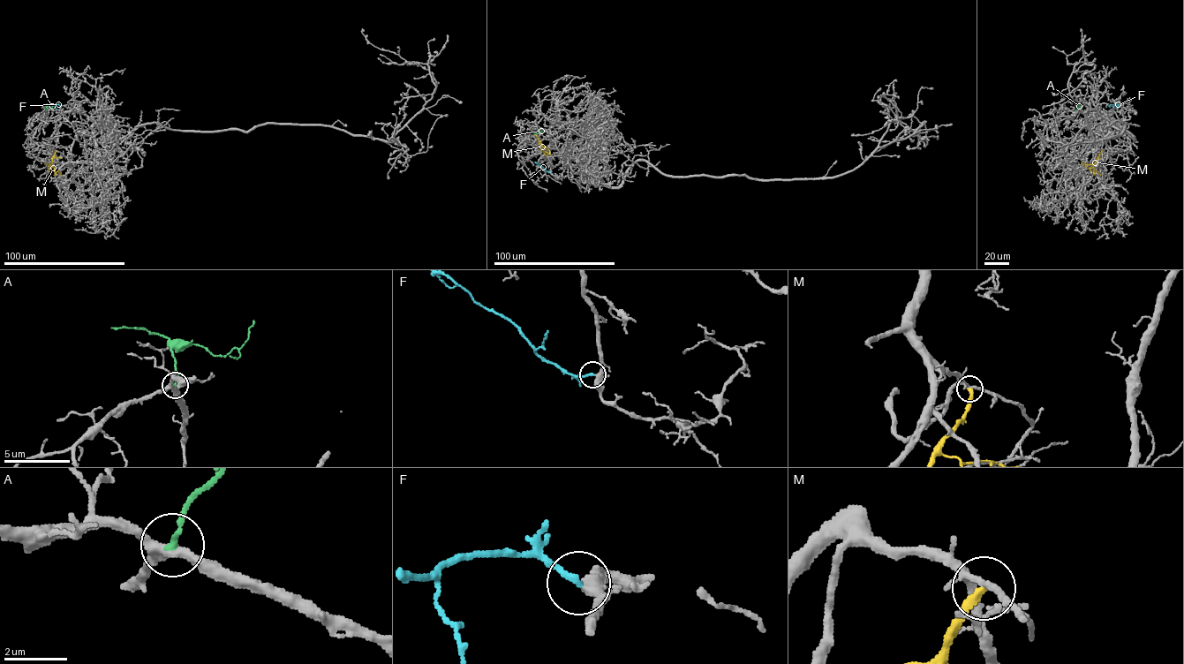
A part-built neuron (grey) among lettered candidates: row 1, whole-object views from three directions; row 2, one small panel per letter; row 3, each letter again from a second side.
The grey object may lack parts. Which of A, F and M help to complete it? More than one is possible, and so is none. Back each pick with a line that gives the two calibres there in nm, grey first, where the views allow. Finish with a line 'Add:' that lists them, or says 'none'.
F: 320 nm thick on the grey side, 200 nm on the other
Add: F

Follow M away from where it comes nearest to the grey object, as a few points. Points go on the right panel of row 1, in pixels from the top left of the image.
M: (1102, 150), (1093, 166), (1093, 173), (1096, 170), (1101, 175)

